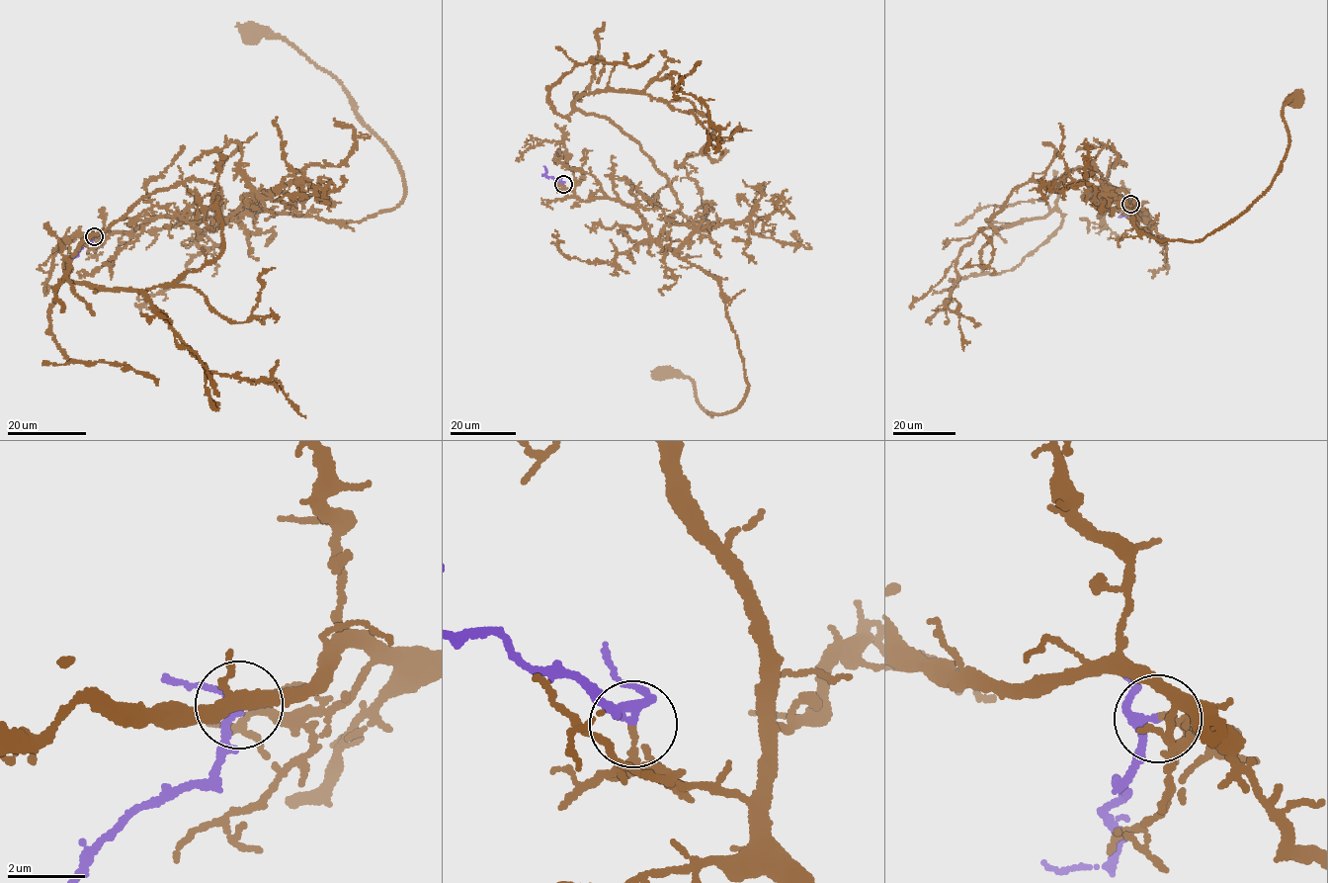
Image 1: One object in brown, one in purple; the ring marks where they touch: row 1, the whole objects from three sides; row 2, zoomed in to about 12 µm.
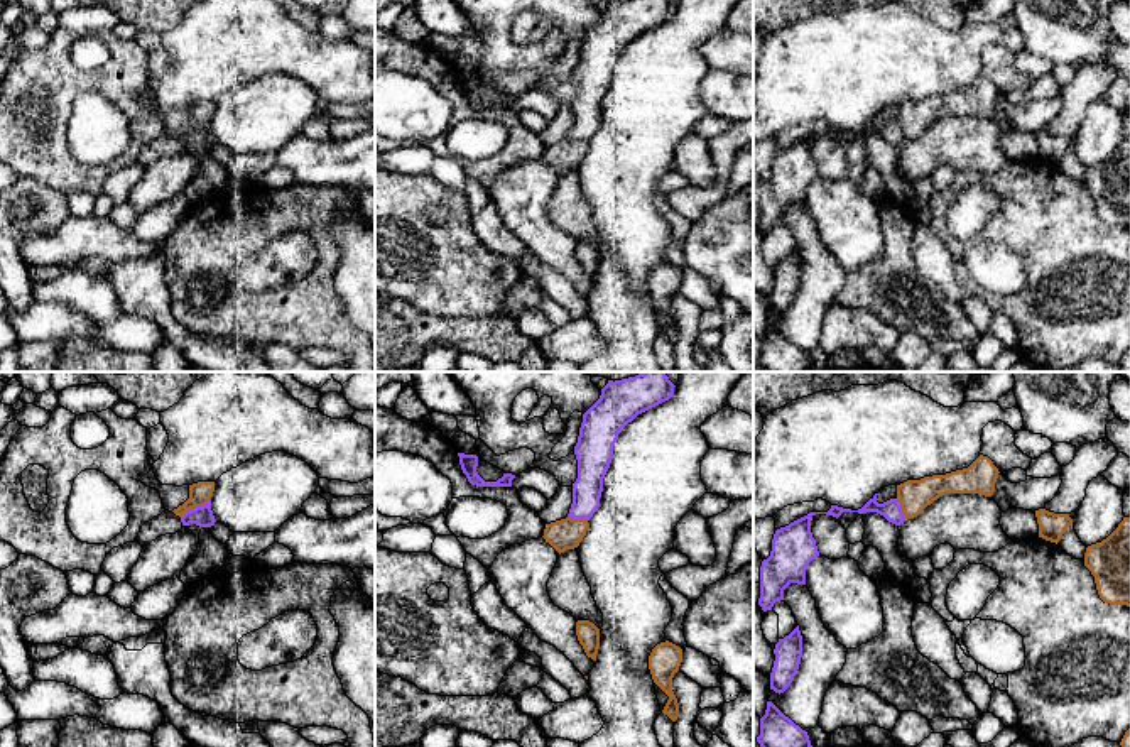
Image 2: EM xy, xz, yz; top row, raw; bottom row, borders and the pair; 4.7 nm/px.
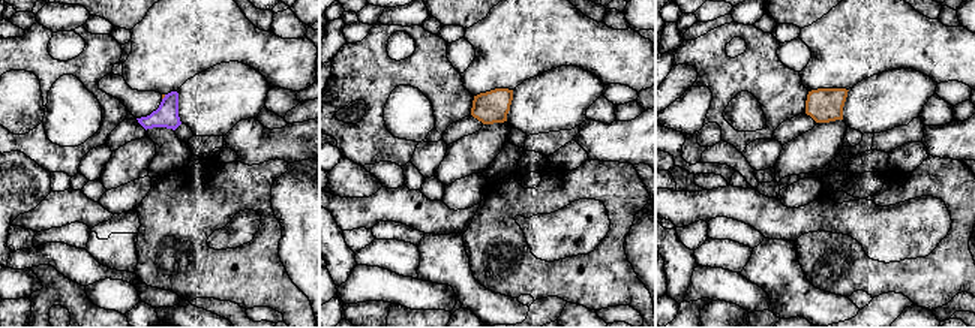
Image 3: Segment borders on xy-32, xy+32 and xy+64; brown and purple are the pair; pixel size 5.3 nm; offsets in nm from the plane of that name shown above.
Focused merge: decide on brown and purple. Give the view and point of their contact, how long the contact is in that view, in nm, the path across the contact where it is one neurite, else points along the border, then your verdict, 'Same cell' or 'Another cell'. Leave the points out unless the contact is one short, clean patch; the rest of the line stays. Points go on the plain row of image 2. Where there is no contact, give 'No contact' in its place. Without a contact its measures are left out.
Touches brown at xy (195, 129). Shared border 170 nm. Boundary: xy (210, 120), (179, 137). Another cell

